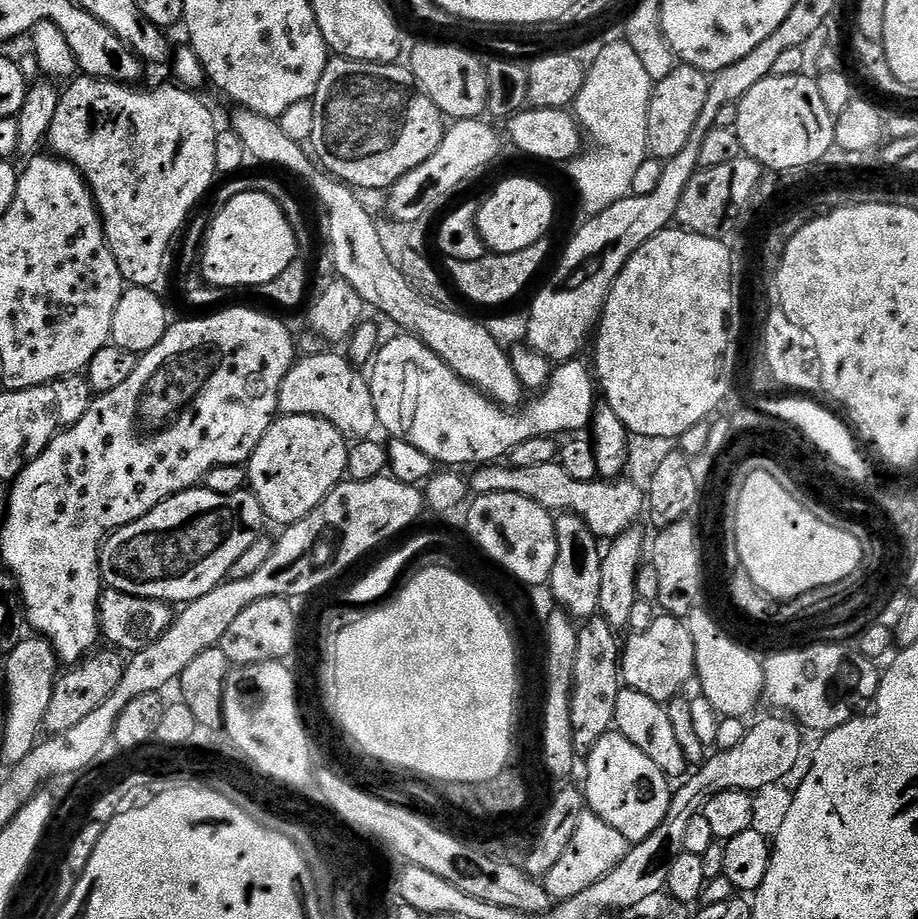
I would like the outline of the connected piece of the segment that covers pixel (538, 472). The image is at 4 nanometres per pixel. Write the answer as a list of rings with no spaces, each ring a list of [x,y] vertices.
[[[493,462],[481,464],[470,476],[470,488],[476,496],[486,494],[522,494],[522,498],[530,498],[530,502],[538,502],[548,512],[563,514],[573,512],[581,516],[590,526],[590,530],[597,538],[604,542],[611,542],[626,530],[637,527],[646,512],[646,496],[638,486],[632,484],[631,479],[601,479],[578,482],[562,470],[560,463],[546,466],[522,466],[514,468],[507,462]]]

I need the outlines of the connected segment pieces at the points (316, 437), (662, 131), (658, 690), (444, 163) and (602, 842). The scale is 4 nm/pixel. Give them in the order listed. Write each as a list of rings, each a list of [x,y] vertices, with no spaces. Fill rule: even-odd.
[[[281,415],[273,420],[270,430],[262,434],[262,442],[258,442],[246,465],[250,490],[258,498],[265,517],[271,523],[273,520],[279,526],[287,526],[311,514],[331,494],[332,489],[345,479],[349,447],[349,441],[335,426],[317,416]]]
[[[677,63],[666,78],[654,84],[650,98],[650,114],[646,114],[646,138],[649,153],[655,159],[661,162],[673,160],[682,150],[682,146],[686,146],[686,142],[690,142],[690,134],[694,132],[698,114],[702,114],[702,106],[706,106],[709,79],[709,73],[698,70],[692,64]]]
[[[667,614],[657,615],[656,621],[649,629],[632,632],[629,640],[625,639],[620,654],[620,678],[625,688],[638,690],[638,694],[646,694],[646,698],[654,698],[654,702],[667,706],[674,697],[681,695],[688,683],[693,683],[696,676],[696,655],[694,654],[694,638],[690,638],[687,623],[681,617]]]
[[[487,119],[478,120],[454,120],[447,125],[442,142],[438,146],[438,150],[434,150],[434,154],[430,154],[430,158],[426,158],[426,162],[422,162],[422,166],[418,166],[414,170],[410,170],[410,174],[406,174],[397,184],[387,189],[388,196],[388,212],[400,224],[416,224],[423,216],[428,216],[435,210],[439,204],[444,204],[467,180],[472,180],[476,176],[476,172],[480,172],[483,168],[488,168],[496,160],[496,155],[500,152],[500,136],[487,124]]]
[[[586,810],[578,822],[578,828],[570,839],[570,844],[563,851],[562,858],[558,859],[554,868],[542,879],[544,888],[552,896],[553,901],[574,898],[574,894],[582,894],[586,886],[594,886],[598,878],[610,874],[610,870],[614,870],[614,866],[618,866],[618,862],[626,858],[629,847],[628,840],[622,838],[622,834],[614,830],[614,826],[602,822],[602,818],[591,810]]]

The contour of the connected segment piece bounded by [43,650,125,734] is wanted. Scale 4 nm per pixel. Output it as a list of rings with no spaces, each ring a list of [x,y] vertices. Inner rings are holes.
[[[100,651],[89,652],[83,660],[59,673],[54,694],[50,694],[50,706],[46,709],[43,727],[45,733],[55,734],[71,730],[73,726],[78,726],[78,722],[83,722],[89,714],[94,714],[94,710],[98,710],[98,706],[102,706],[102,702],[106,702],[110,694],[114,694],[118,682],[122,682],[125,661],[119,651]]]

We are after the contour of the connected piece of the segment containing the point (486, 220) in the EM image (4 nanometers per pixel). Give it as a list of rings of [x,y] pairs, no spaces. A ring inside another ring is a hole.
[[[512,176],[504,180],[479,205],[476,221],[484,239],[484,247],[489,253],[514,254],[534,246],[534,242],[549,235],[556,220],[556,200],[544,184],[531,180],[528,176]]]

